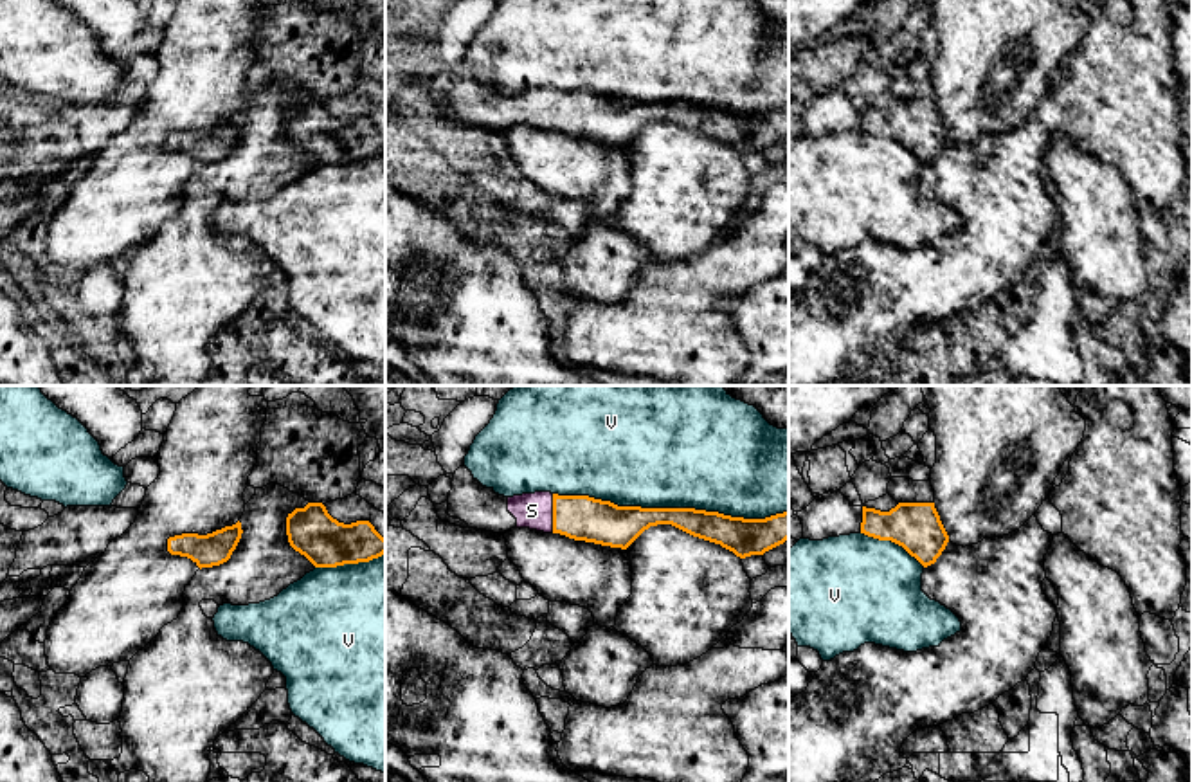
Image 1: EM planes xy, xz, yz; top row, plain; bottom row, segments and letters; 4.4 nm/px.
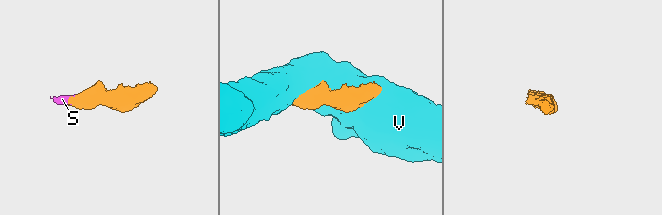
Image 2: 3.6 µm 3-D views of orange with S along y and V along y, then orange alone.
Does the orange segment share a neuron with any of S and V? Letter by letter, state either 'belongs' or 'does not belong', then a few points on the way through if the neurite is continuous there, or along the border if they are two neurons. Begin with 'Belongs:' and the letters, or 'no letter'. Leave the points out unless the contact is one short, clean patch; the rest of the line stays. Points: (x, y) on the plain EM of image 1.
Belongs: S
S: belongs | across xz (580, 114), (553, 109), (532, 107)
V: does not belong

